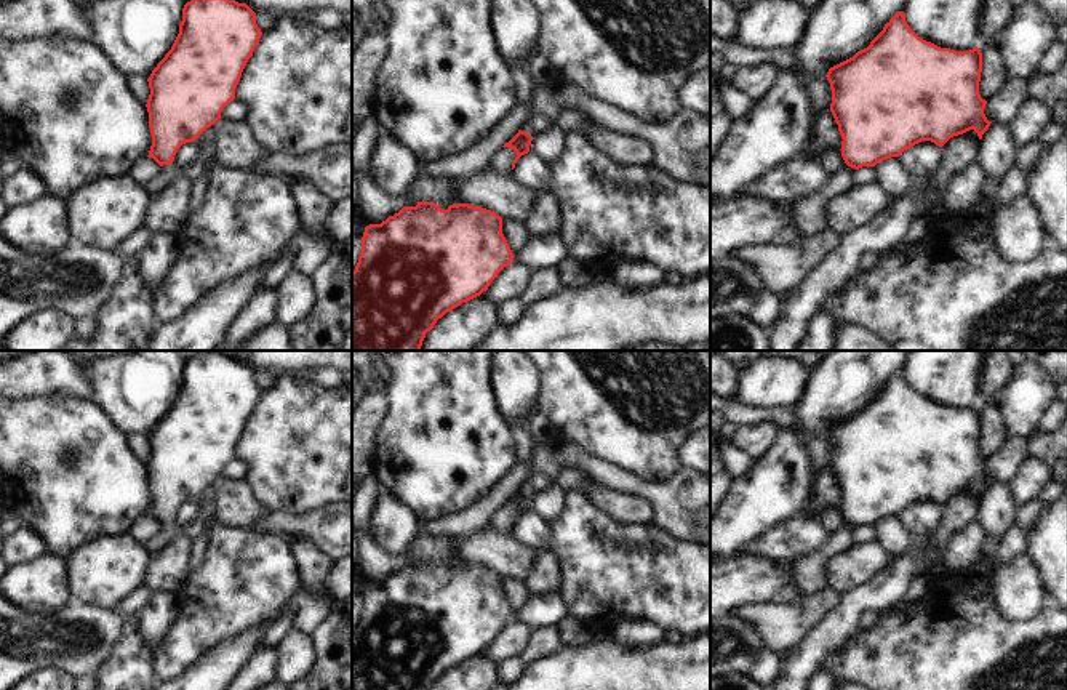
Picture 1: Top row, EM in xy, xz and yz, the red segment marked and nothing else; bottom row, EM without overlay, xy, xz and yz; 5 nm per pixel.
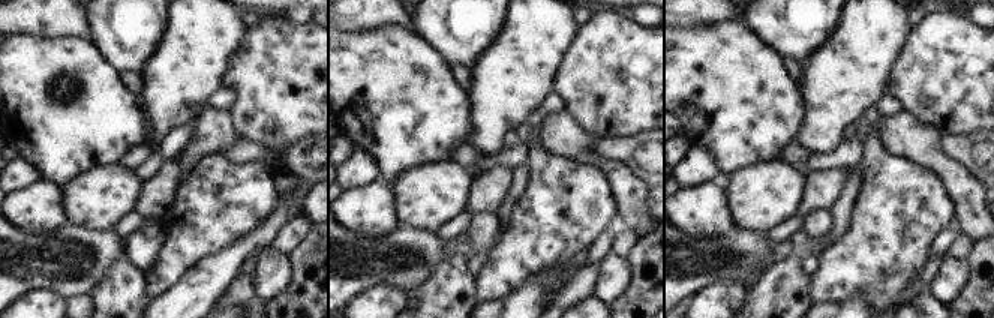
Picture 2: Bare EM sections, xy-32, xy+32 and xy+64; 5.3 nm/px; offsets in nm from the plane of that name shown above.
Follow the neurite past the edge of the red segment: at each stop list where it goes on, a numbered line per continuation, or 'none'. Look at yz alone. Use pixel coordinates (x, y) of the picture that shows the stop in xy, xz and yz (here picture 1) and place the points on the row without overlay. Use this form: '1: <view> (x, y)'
1: yz (810, 572)

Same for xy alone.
1: xy (167, 532)

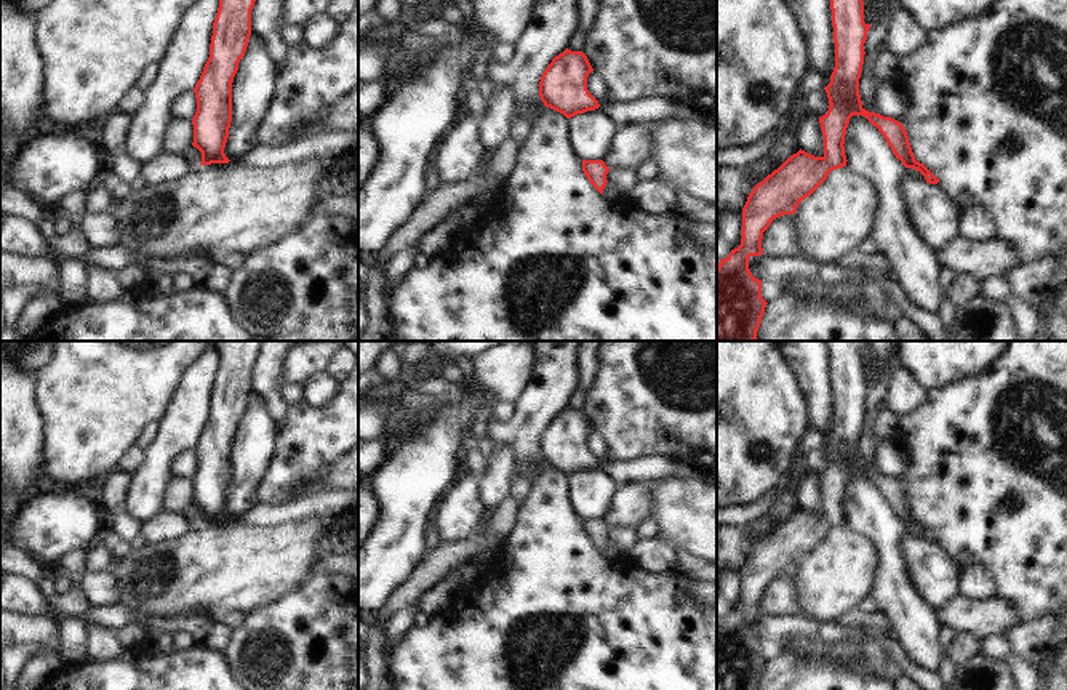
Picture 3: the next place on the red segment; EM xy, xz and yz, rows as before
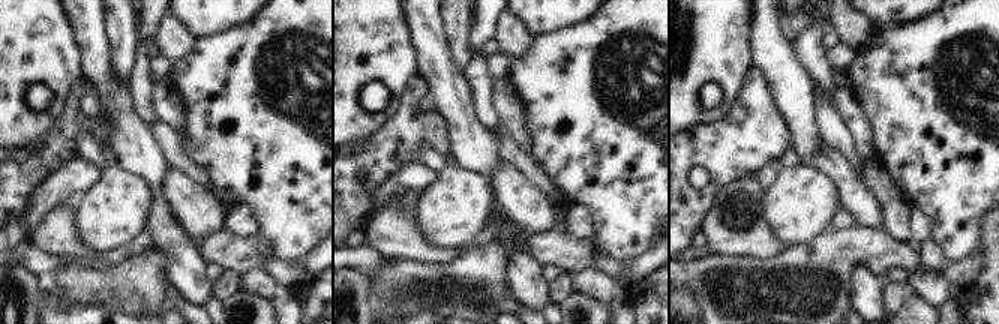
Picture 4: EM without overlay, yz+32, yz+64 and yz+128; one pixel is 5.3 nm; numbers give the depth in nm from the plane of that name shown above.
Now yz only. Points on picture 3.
none

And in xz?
1: xz (648, 468)

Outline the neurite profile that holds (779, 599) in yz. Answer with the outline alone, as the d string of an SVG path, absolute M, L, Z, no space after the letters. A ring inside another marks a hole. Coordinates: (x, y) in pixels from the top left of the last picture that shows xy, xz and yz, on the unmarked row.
M795 572L782 573L769 583L761 597L763 613L773 616L803 616L795 586Z

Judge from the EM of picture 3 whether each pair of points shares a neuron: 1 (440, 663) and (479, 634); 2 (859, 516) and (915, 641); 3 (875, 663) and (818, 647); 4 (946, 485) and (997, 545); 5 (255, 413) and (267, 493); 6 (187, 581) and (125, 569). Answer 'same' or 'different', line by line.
1: same
2: same
3: same
4: same
5: different
6: same

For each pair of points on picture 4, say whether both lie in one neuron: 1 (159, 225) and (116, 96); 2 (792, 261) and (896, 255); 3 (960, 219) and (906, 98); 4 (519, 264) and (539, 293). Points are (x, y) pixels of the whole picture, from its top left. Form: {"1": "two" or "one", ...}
{"1": "one", "2": "one", "3": "one", "4": "one"}

